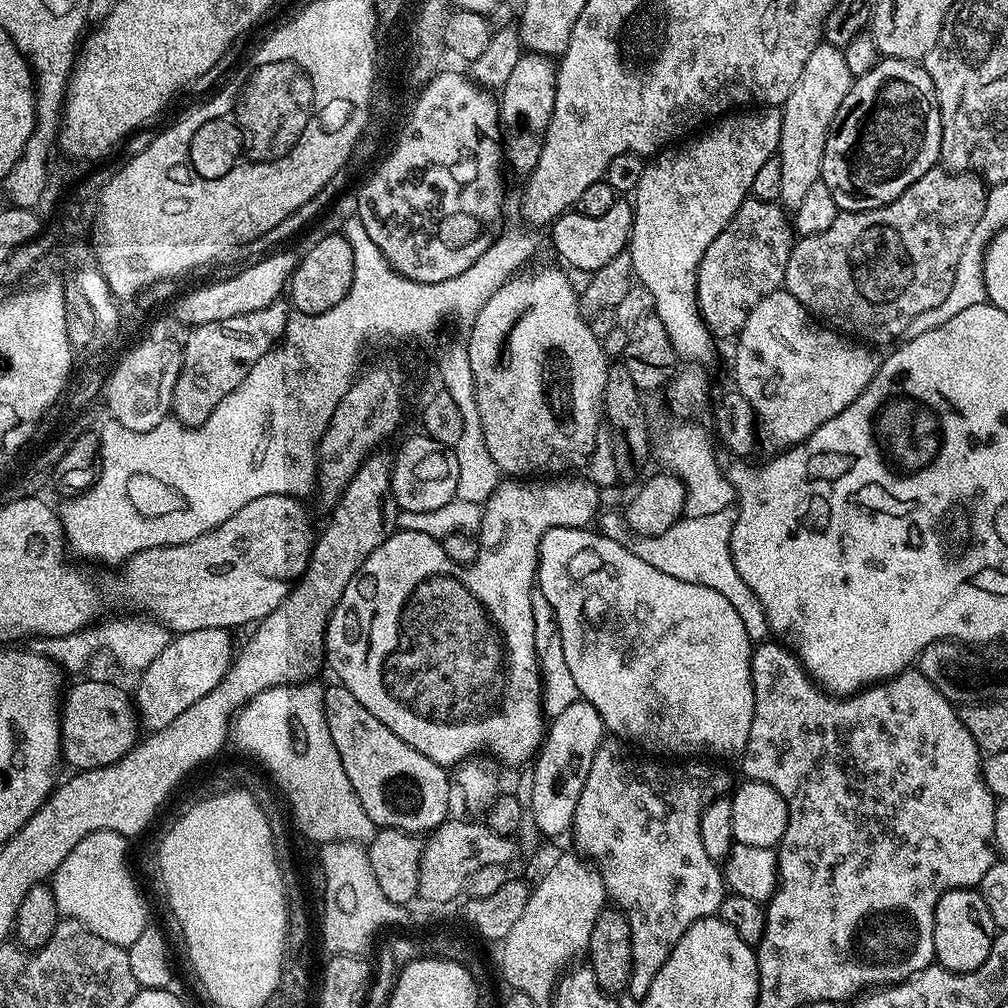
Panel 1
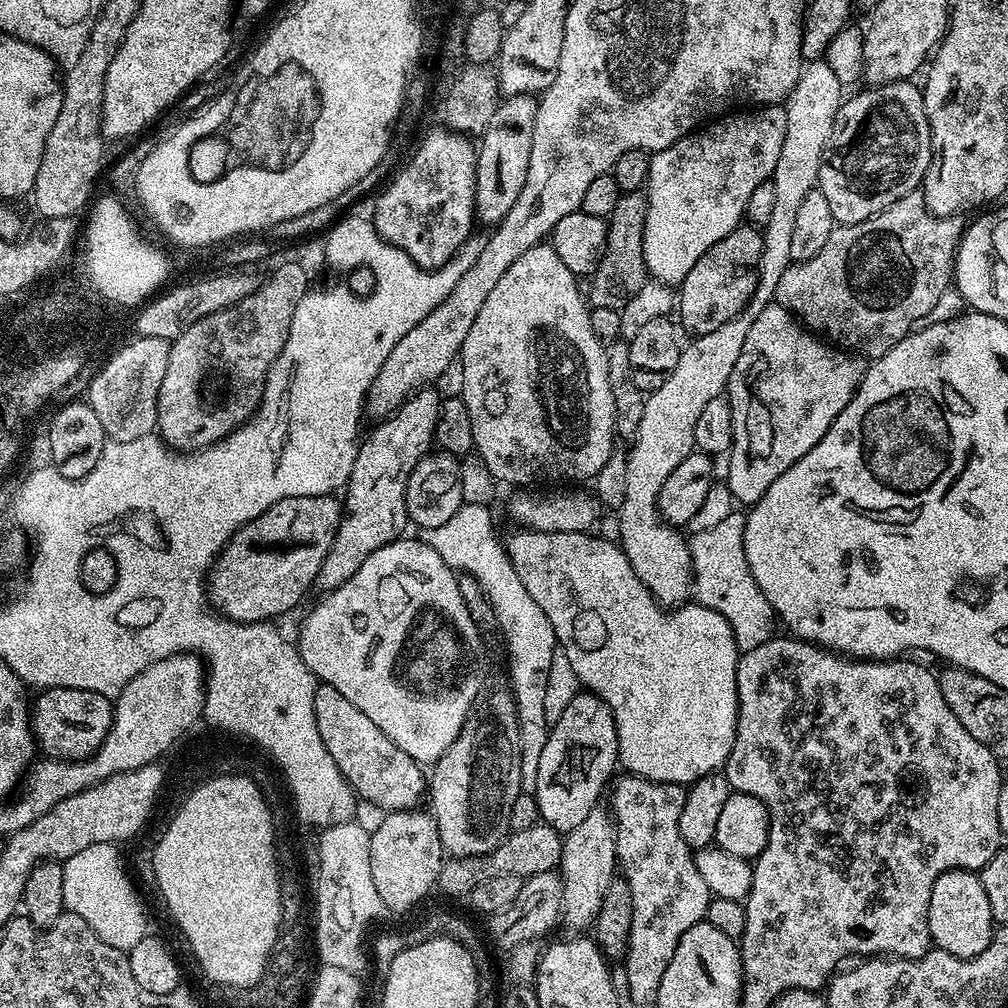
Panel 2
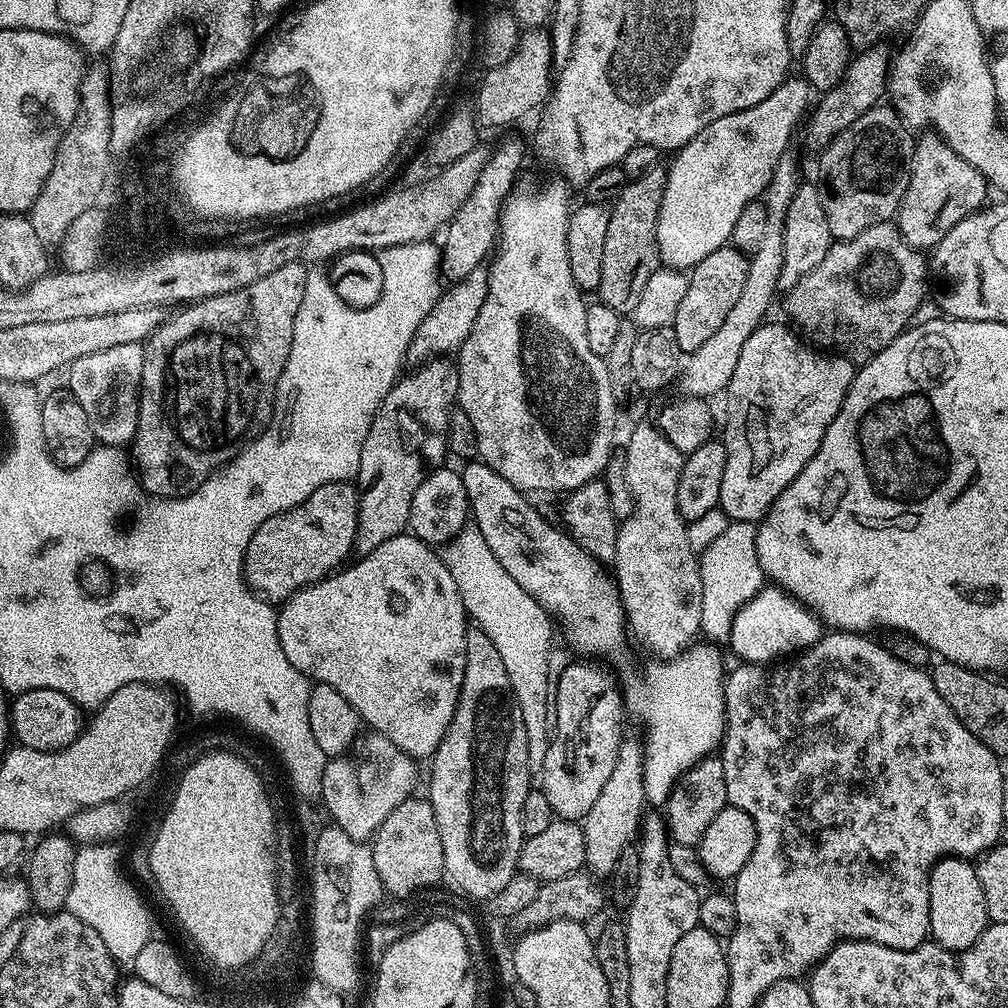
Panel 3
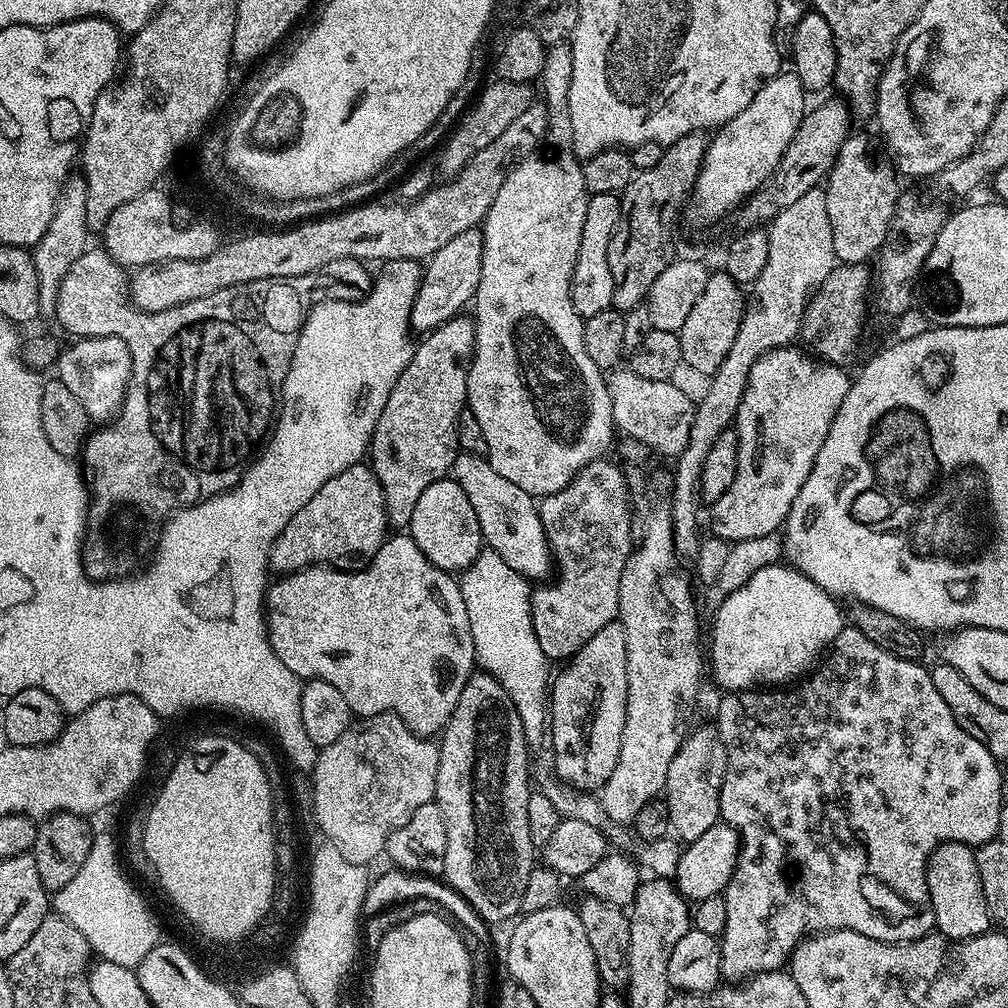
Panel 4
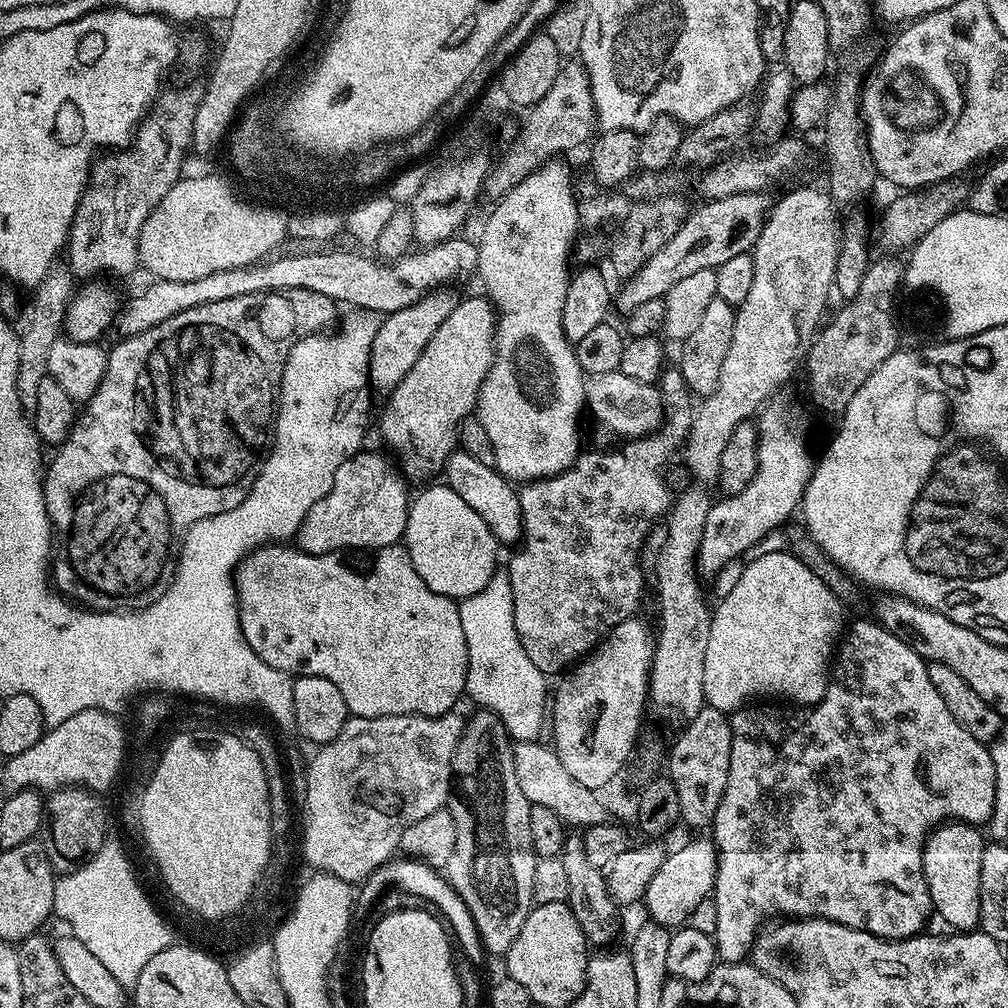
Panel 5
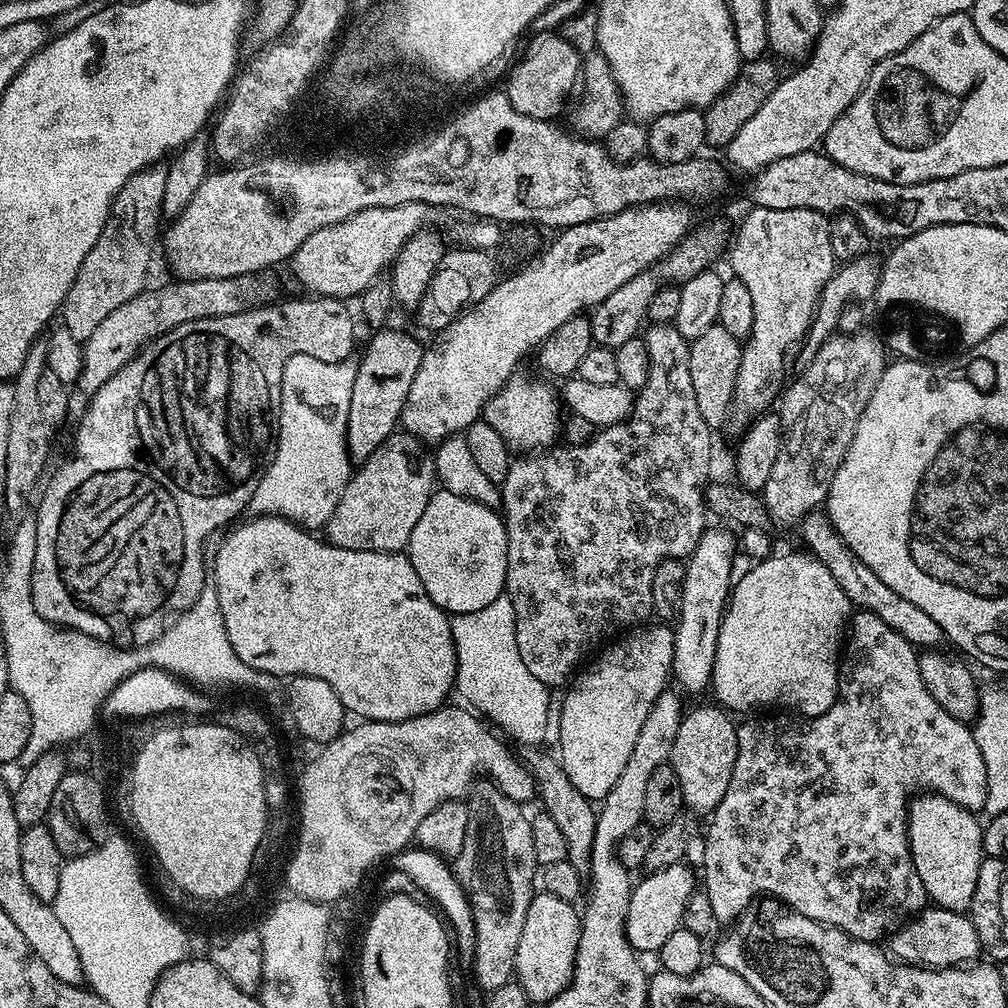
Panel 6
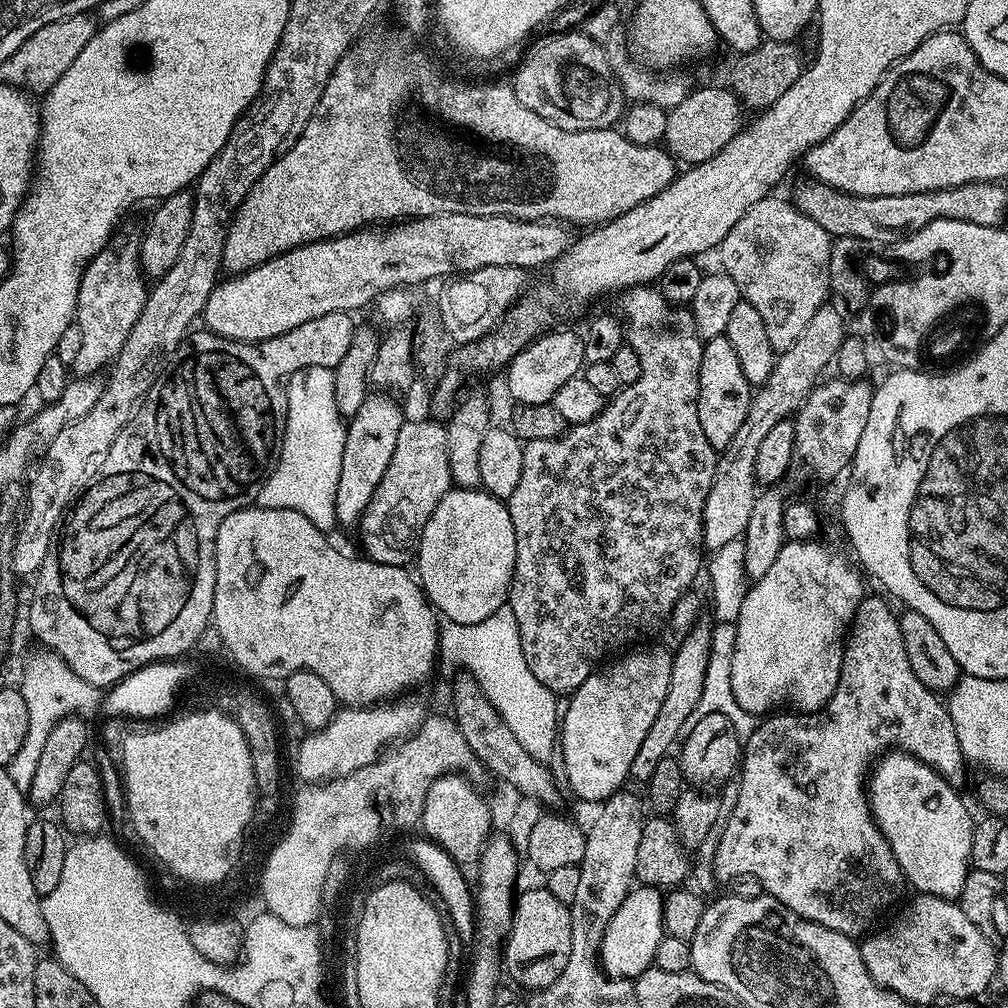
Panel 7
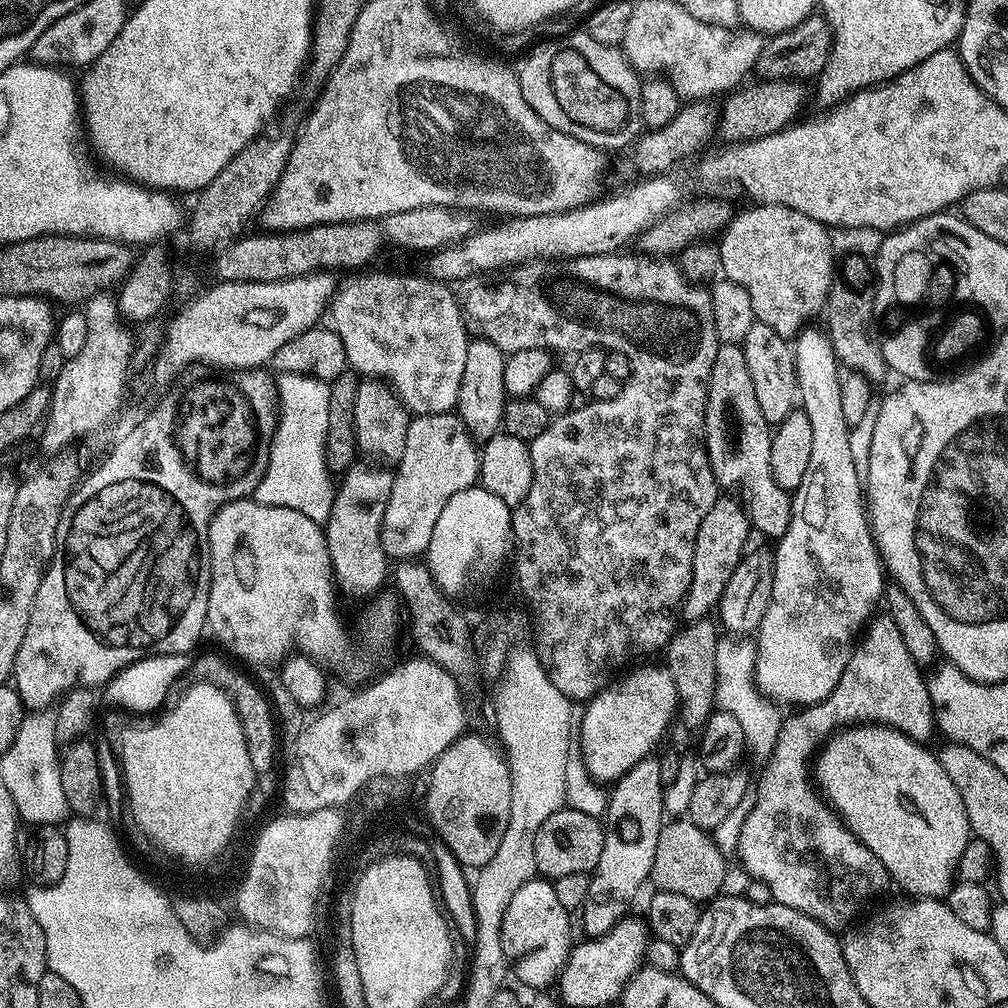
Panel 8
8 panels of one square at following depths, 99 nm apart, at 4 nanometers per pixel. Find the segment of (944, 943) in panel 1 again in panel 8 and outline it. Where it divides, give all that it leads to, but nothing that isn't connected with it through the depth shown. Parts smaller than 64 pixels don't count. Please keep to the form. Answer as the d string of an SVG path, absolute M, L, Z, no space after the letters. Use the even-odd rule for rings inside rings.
M864 722L859 726L845 727L843 730L835 733L835 735L823 745L823 748L818 754L818 761L814 766L814 774L818 779L819 787L831 802L831 805L838 811L840 819L843 820L844 823L852 829L853 834L858 836L861 842L879 858L882 862L882 866L886 866L893 885L897 884L897 886L904 891L904 894L912 898L944 898L947 897L948 891L952 889L952 885L957 879L962 850L966 850L970 839L970 825L966 818L966 810L962 806L962 798L958 794L958 790L954 786L952 779L946 775L946 770L942 770L939 755L937 755L935 751L927 752L924 748L927 747L925 747L921 741L912 740L896 728L886 728L882 724Z

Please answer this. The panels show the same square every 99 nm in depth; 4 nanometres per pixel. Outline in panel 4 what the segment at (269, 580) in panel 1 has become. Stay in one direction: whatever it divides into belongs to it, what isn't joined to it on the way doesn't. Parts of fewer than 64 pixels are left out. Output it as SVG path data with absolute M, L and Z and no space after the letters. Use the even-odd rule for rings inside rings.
M361 462L330 478L330 482L286 522L286 530L278 534L270 550L268 566L273 573L287 574L313 566L328 566L333 563L331 560L340 560L343 556L371 558L384 544L389 528L378 478L367 463Z

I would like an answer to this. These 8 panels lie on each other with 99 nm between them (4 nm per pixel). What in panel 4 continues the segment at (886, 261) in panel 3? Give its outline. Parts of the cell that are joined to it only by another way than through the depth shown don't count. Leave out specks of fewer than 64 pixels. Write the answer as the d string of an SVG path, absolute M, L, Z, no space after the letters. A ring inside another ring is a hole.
M840 264L832 269L831 274L816 287L802 318L799 339L809 344L807 347L819 359L841 366L848 366L848 363L856 356L860 348L860 335L864 332L864 311L870 308L870 272L863 264Z

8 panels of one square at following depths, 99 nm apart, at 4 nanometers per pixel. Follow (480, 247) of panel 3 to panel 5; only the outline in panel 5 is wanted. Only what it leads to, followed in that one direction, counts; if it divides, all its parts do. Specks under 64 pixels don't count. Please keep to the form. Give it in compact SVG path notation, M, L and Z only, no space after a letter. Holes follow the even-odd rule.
M436 292L433 296L424 294L417 304L408 304L397 307L383 317L384 320L373 331L372 346L368 353L368 375L370 384L373 389L376 388L383 394L391 394L393 390L400 385L402 380L406 378L406 374L410 374L410 370L414 366L414 362L418 362L418 358L422 354L422 350L430 342L430 338L434 338L434 330L438 330L438 326L442 326L442 322L446 322L446 318L450 314L450 310L454 310L457 302L455 295L451 296L448 292Z

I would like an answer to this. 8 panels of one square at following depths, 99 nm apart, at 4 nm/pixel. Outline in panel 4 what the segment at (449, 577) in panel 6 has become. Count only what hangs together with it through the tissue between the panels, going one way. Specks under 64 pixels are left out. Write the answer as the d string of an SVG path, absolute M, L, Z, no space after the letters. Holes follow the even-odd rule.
M451 478L434 482L422 490L422 498L418 498L414 506L407 531L431 564L453 574L459 574L473 564L486 547L474 506L470 506L470 498L466 498L466 490Z

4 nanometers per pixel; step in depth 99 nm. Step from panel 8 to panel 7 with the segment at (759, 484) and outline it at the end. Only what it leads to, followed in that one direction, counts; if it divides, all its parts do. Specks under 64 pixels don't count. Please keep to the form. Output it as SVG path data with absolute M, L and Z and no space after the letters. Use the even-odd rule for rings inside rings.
M727 336L704 341L698 386L698 422L702 422L702 430L710 446L722 450L732 441L734 434L738 434L738 426L746 422L746 414L750 410L754 395L753 385L748 383L746 374L742 374L738 354L734 354L734 346L730 346Z

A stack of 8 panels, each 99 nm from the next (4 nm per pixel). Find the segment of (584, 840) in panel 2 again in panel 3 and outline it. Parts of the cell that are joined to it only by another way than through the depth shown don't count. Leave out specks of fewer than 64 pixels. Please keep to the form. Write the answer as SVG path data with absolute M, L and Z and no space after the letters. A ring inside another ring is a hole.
M621 739L614 770L610 770L610 778L606 786L602 786L602 794L598 794L598 802L594 802L594 806L590 806L590 810L584 815L582 827L585 836L585 865L597 877L611 877L619 854L637 839L640 822L646 812L643 764L643 743L639 739L637 741Z

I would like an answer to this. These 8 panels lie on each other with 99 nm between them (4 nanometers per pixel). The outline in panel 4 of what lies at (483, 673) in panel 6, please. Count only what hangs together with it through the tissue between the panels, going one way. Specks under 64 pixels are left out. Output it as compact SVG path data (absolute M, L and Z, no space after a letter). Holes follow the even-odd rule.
M485 547L474 563L459 573L458 583L470 618L477 665L510 694L510 702L514 702L514 710L522 718L528 747L536 750L543 740L545 743L550 728L550 661L542 654L538 638L534 638L529 581L510 570L492 548Z

